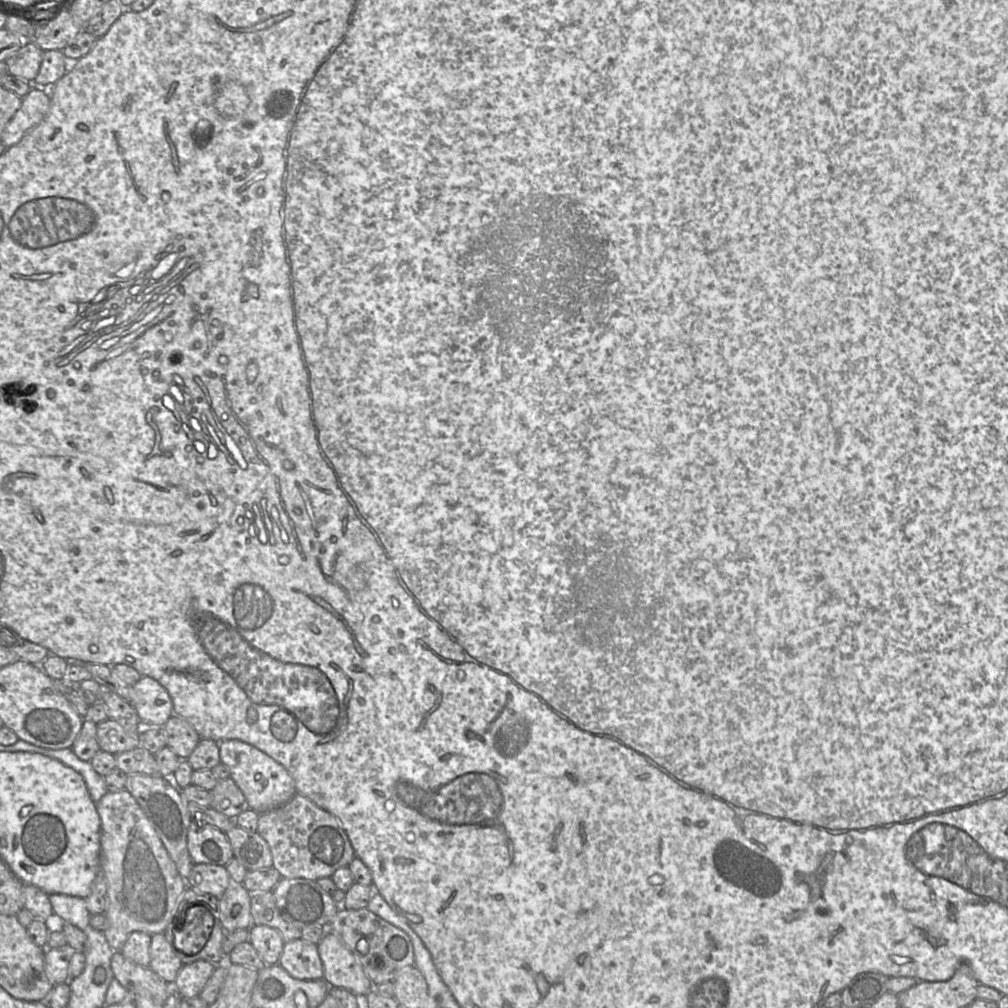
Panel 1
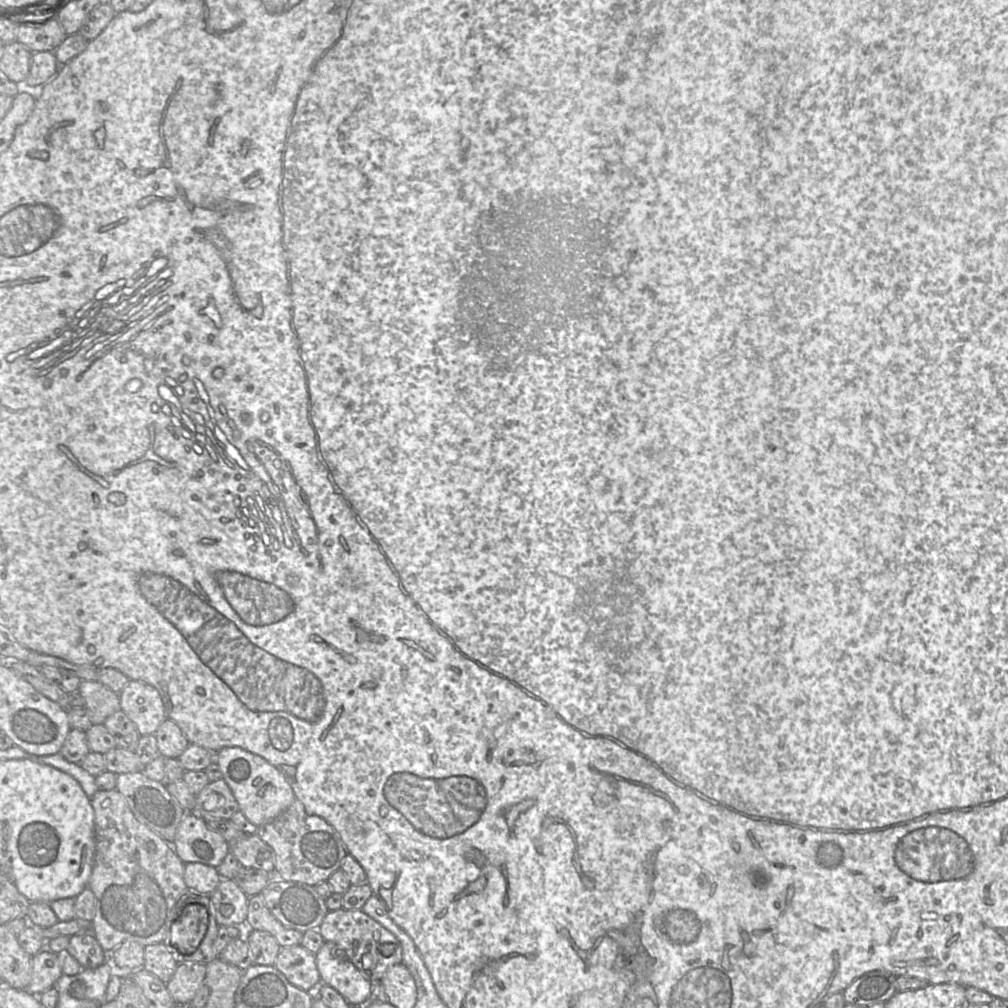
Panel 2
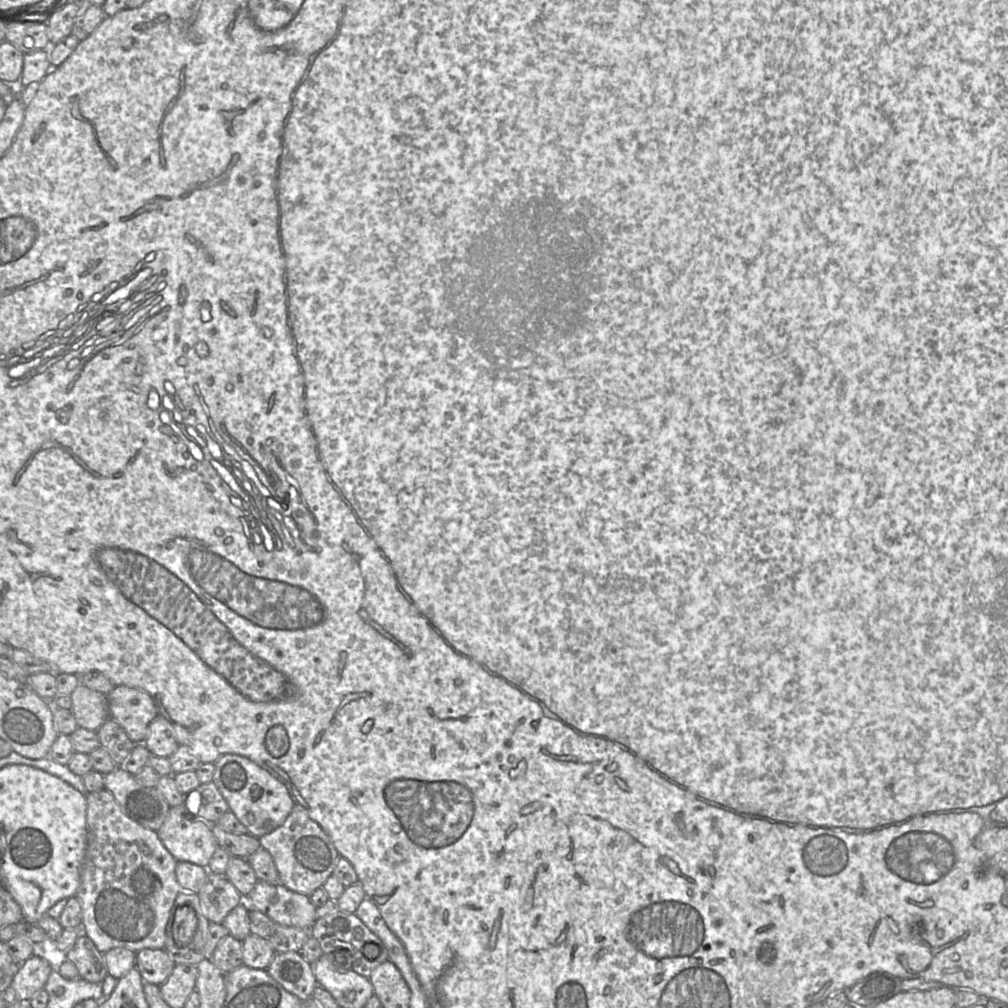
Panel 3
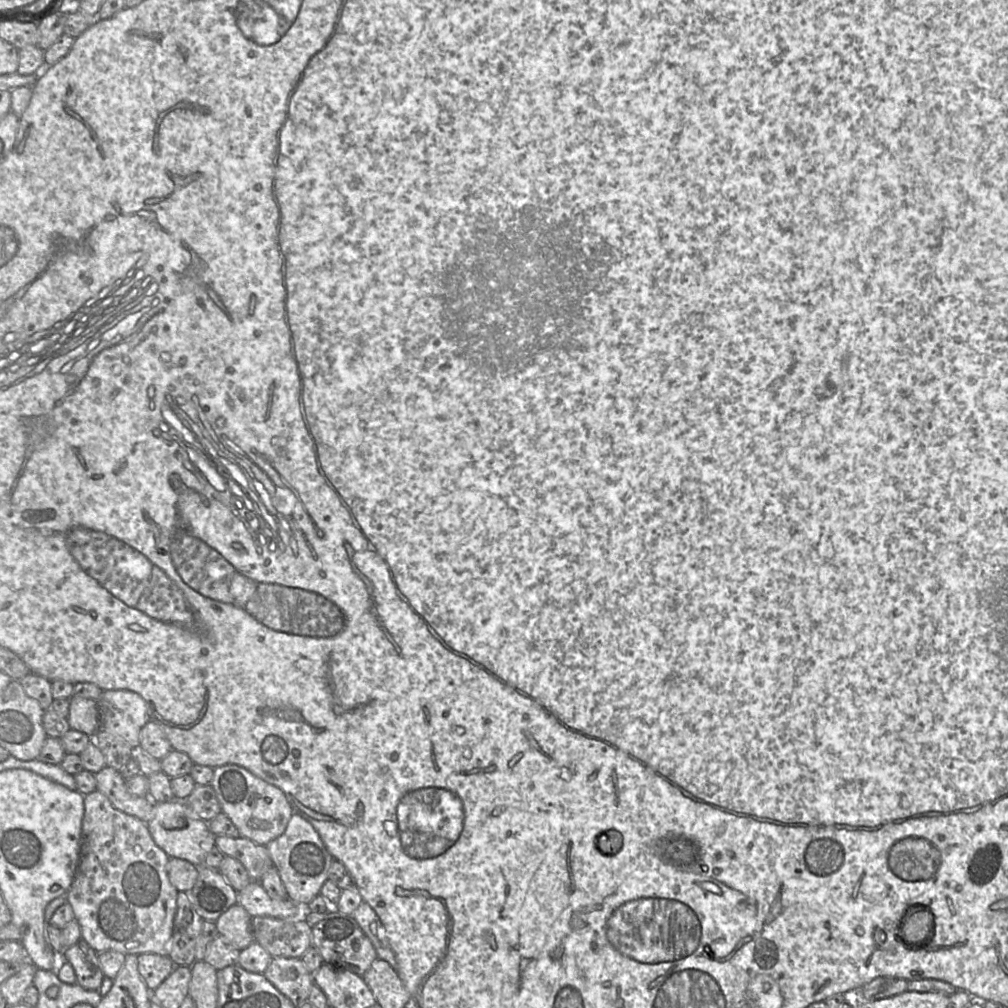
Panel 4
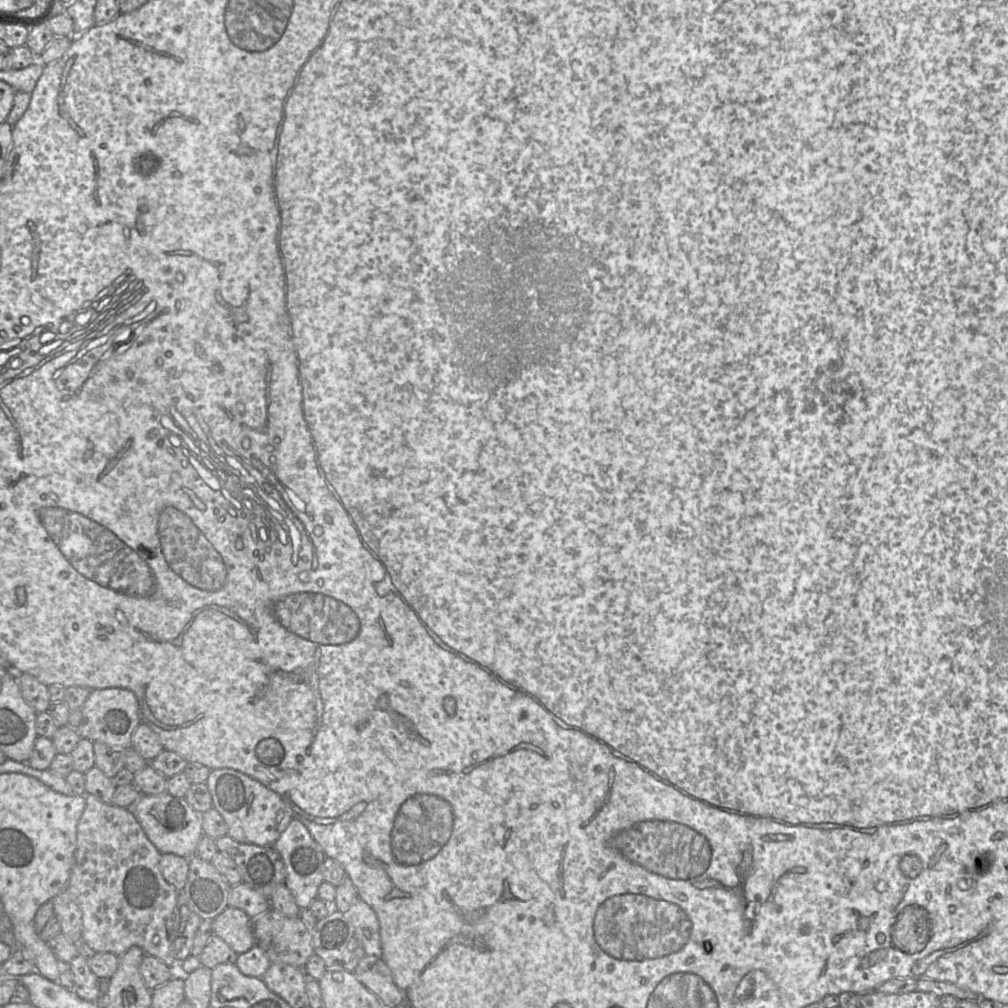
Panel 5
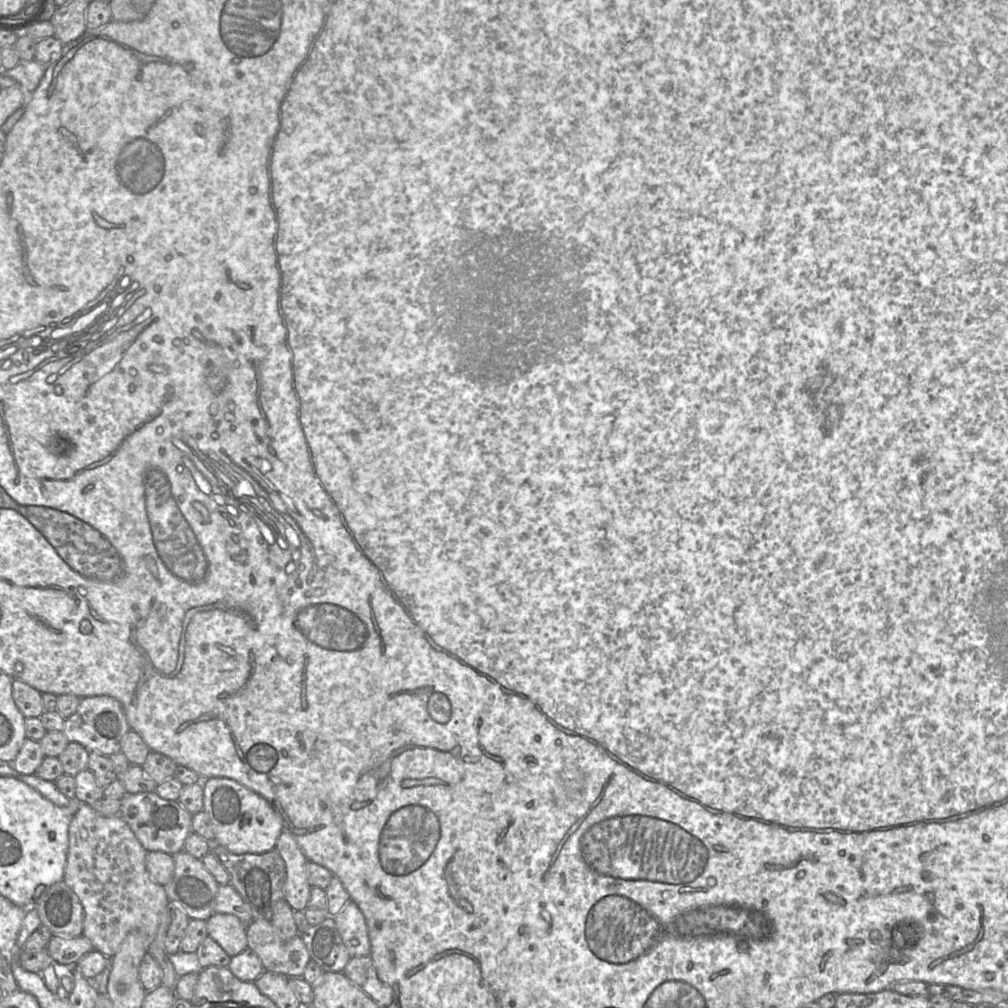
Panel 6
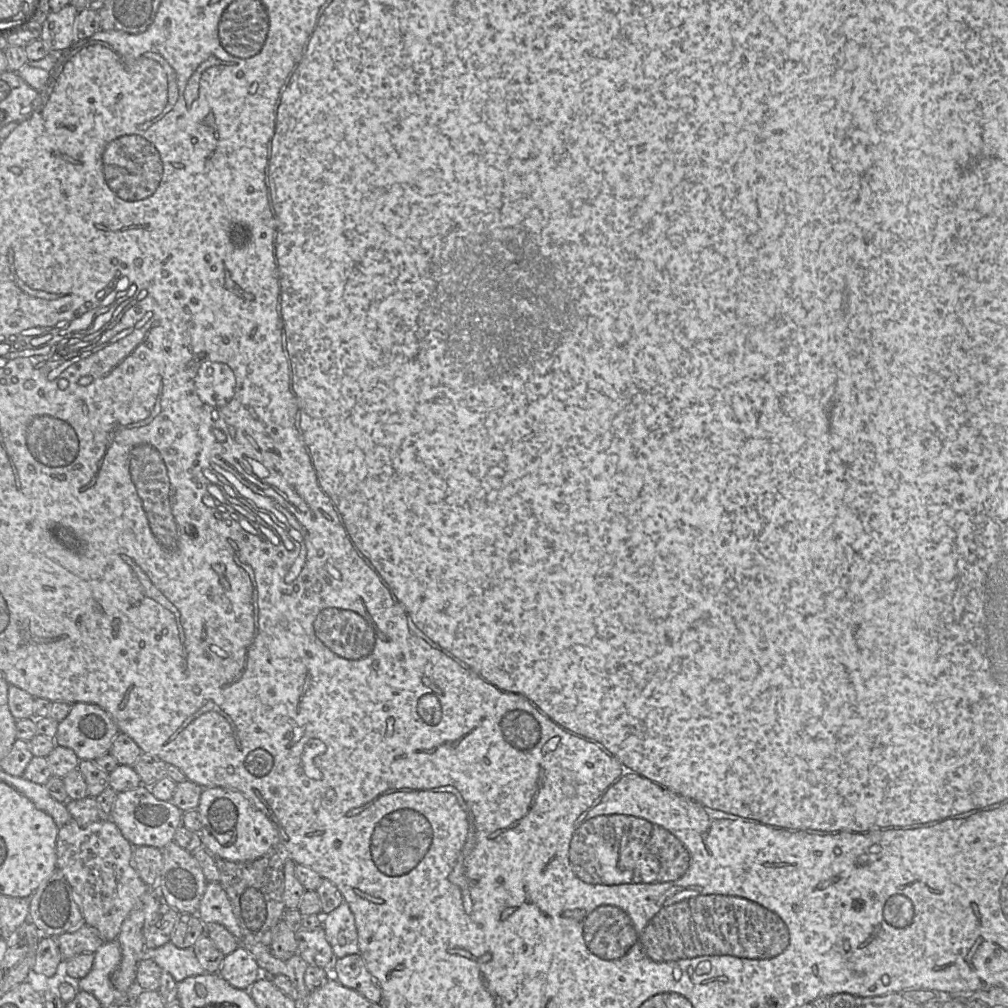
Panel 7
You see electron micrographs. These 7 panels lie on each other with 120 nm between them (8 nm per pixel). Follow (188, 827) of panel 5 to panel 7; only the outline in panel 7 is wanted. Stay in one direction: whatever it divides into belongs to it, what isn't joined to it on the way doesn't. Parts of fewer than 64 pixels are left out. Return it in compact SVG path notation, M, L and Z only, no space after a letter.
M140 787L117 794L110 820L118 827L124 838L134 847L150 846L162 849L172 842L182 825L183 813L171 800L161 801L153 796L151 787Z

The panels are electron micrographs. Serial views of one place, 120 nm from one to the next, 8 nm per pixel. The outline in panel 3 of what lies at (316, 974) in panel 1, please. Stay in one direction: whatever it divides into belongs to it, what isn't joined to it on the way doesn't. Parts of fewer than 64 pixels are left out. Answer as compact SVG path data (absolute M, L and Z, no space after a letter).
M299 952L276 953L266 970L286 991L301 1001L311 997L317 985L311 964Z

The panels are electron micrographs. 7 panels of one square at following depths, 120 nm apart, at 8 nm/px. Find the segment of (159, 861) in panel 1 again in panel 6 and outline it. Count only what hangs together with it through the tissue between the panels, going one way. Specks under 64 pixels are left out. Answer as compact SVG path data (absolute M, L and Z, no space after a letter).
M87 803L80 804L73 816L68 837L69 847L63 879L82 904L82 935L91 941L94 950L112 959L129 932L143 932L147 938L147 952L154 957L162 970L162 985L174 990L179 976L164 943L157 937L161 916L169 899L164 886L155 883L147 872L147 851L119 815L99 815Z

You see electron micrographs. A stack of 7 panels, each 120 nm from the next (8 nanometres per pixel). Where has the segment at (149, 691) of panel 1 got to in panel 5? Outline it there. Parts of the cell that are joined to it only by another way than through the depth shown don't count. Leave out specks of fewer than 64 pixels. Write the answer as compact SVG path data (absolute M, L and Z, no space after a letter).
M114 687L93 690L81 707L81 711L82 722L76 728L81 738L101 742L113 748L132 748L132 733L141 723L138 700L132 691Z

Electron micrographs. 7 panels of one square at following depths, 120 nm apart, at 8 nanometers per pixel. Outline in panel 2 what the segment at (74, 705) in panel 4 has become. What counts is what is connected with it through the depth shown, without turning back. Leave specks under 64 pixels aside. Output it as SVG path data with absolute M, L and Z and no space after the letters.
M82 680L78 692L84 700L92 725L103 724L120 709L119 694L98 681Z

